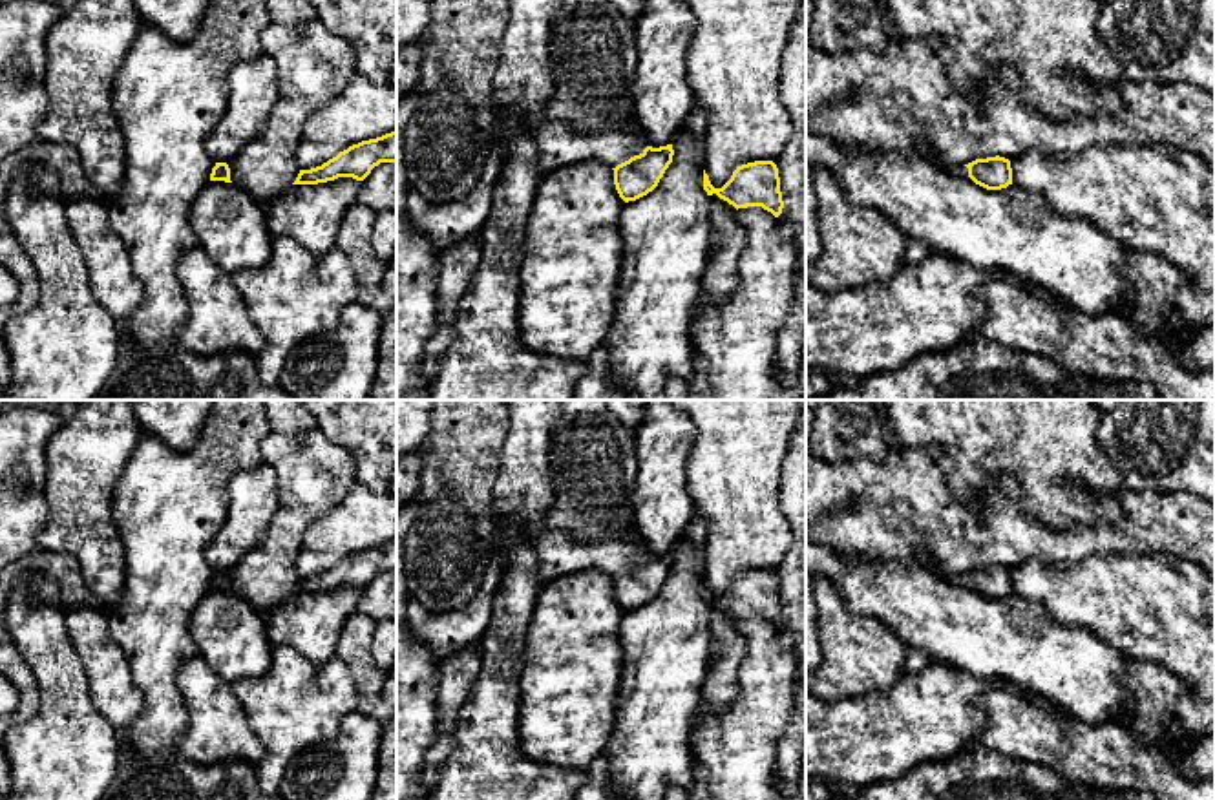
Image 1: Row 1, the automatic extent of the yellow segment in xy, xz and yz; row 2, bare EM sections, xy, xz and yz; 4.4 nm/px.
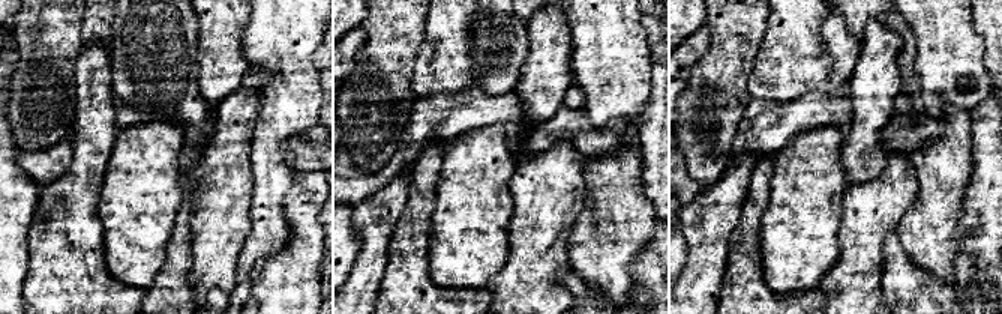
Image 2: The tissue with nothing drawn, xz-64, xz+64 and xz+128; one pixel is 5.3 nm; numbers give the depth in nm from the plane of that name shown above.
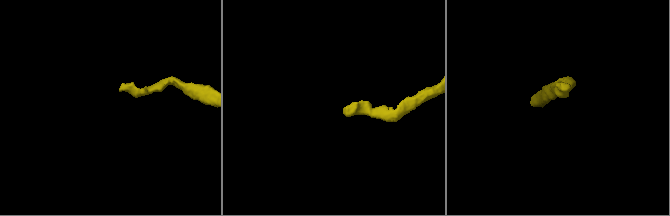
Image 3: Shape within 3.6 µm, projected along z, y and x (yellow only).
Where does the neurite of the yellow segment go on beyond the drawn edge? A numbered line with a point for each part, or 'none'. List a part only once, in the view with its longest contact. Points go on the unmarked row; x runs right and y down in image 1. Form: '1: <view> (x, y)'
1: xz (558, 554)

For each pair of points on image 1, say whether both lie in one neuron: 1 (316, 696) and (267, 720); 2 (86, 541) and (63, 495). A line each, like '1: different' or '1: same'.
1: same
2: same

